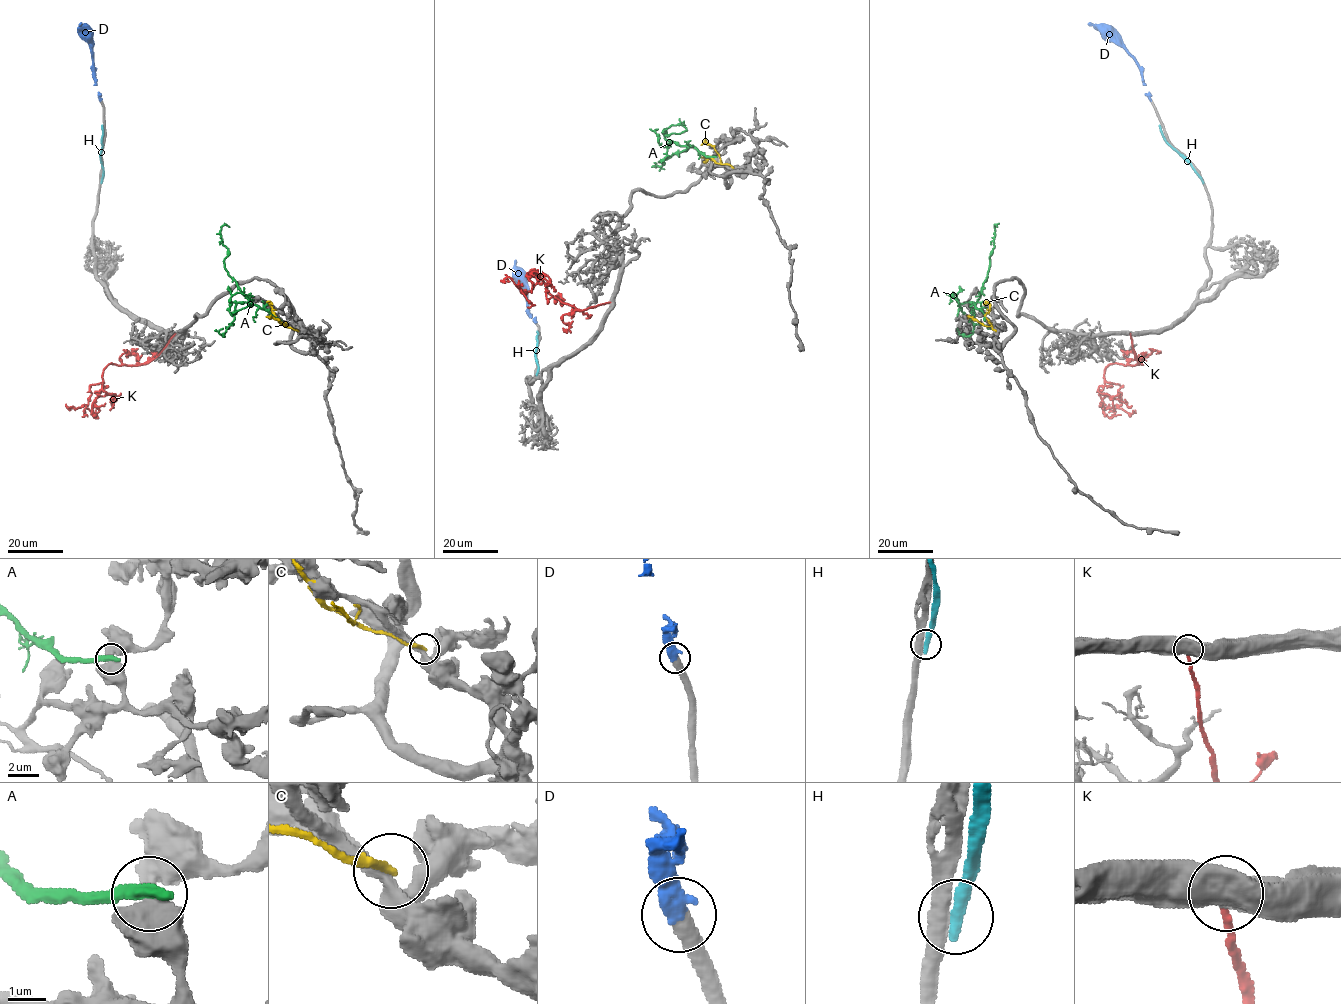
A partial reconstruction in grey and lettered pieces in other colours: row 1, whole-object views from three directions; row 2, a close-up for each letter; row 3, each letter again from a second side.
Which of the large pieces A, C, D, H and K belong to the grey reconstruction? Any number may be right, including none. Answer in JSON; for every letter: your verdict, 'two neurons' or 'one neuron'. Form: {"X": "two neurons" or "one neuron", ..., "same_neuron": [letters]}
{"A": "two neurons", "C": "two neurons", "D": "one neuron", "H": "two neurons", "K": "two neurons", "same_neuron": ["D"]}

